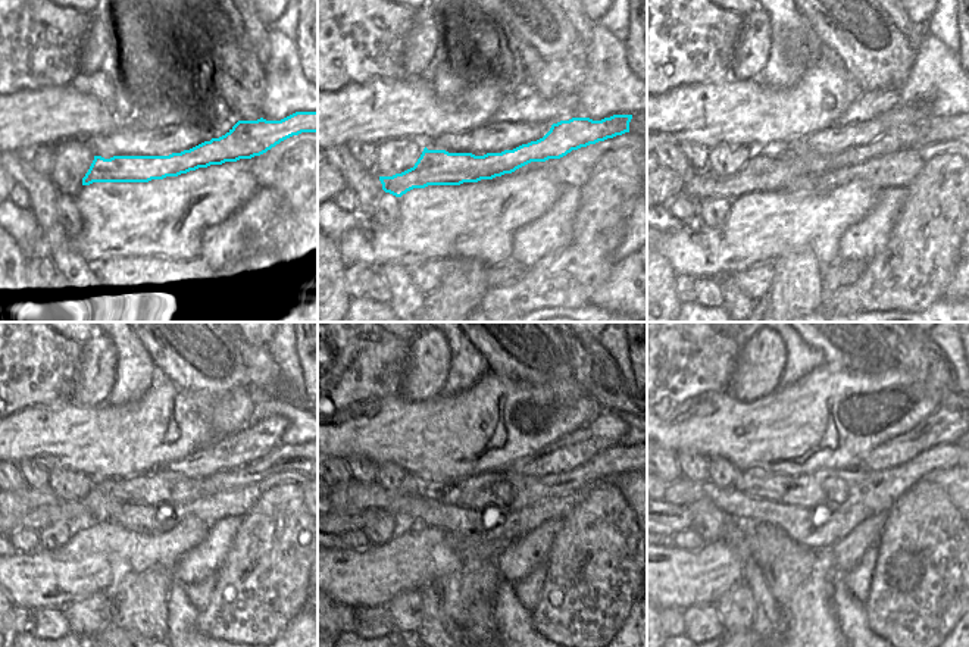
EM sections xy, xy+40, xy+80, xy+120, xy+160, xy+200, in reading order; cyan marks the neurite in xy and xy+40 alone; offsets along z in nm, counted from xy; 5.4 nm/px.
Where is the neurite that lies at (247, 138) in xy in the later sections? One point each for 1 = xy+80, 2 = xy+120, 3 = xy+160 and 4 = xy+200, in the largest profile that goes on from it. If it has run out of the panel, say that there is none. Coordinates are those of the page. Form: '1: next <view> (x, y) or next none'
1: next xy+80 (768, 169)
2: next xy+120 (75, 515)
3: next xy+160 (347, 522)
4: next xy+200 (677, 518)

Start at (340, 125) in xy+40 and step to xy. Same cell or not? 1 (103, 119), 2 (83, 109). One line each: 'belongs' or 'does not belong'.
1: belongs
2: belongs

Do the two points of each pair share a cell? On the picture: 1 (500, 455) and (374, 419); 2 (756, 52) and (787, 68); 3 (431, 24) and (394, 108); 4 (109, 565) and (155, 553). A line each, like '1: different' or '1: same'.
1: same
2: different
3: different
4: same

